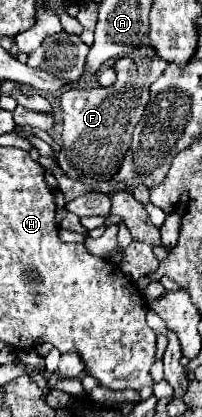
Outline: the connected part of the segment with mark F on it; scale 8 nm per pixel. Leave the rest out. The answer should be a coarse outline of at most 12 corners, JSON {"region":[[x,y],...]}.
{"region":[[151,46],[115,62],[117,80],[63,92],[69,178],[117,174],[149,86],[165,68]]}

